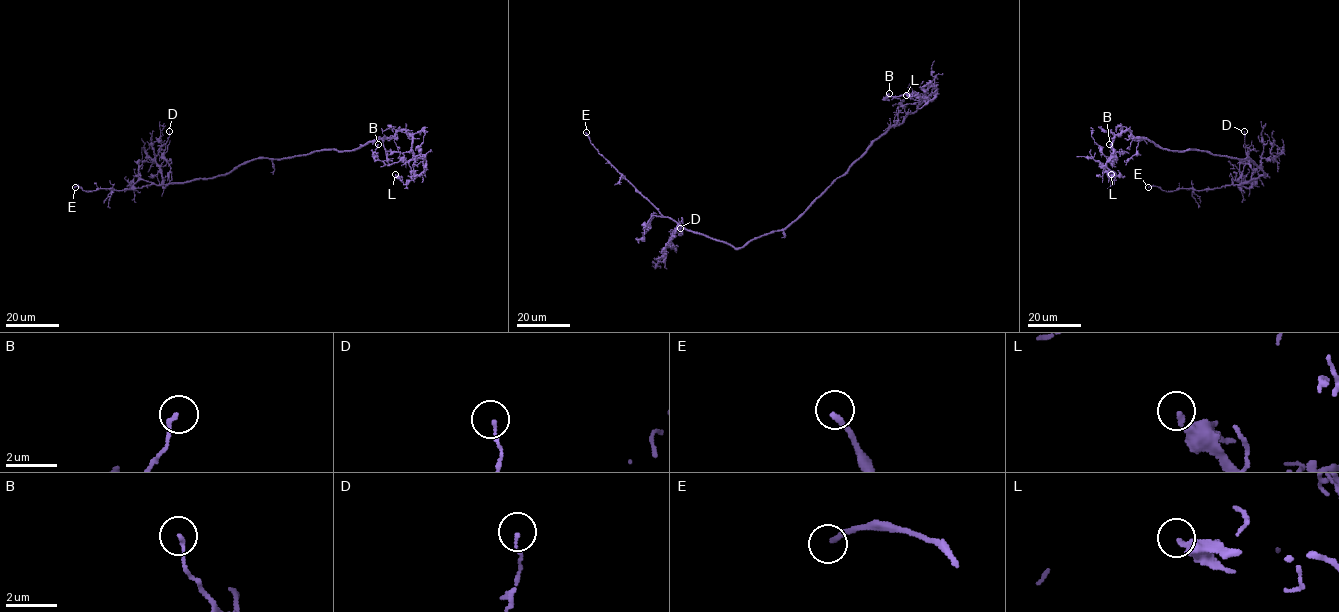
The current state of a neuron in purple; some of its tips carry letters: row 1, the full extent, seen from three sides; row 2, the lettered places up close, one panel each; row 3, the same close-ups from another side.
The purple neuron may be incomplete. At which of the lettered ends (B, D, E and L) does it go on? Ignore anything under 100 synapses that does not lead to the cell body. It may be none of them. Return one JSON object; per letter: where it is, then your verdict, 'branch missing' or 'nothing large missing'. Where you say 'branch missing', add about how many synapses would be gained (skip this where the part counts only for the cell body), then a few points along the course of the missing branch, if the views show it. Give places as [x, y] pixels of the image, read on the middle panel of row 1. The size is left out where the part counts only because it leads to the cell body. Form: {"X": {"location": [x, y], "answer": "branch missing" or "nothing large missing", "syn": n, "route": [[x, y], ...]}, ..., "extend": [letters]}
{"B": {"location": [889, 93], "answer": "nothing large missing"}, "D": {"location": [680, 228], "answer": "nothing large missing"}, "E": {"location": [586, 132], "answer": "branch missing", "route": [[586, 132], [578, 133], [570, 144], [563, 169], [543, 182]]}, "L": {"location": [906, 95], "answer": "nothing large missing"}, "extend": ["E"]}

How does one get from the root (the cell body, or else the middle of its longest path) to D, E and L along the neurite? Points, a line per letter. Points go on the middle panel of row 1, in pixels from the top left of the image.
D: (798, 218), (784, 228), (755, 237), (739, 248), (680, 225), (675, 230), (680, 228)
E: (798, 218), (784, 228), (755, 237), (739, 248), (685, 230), (663, 216), (598, 152), (586, 132)
L: (798, 218), (875, 140), (915, 112), (923, 96), (931, 100), (937, 90), (929, 100), (906, 95)

